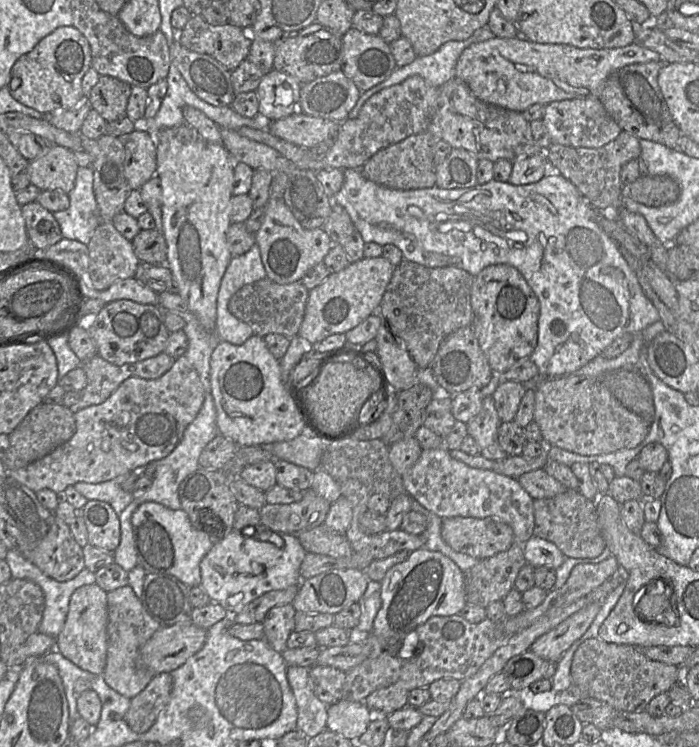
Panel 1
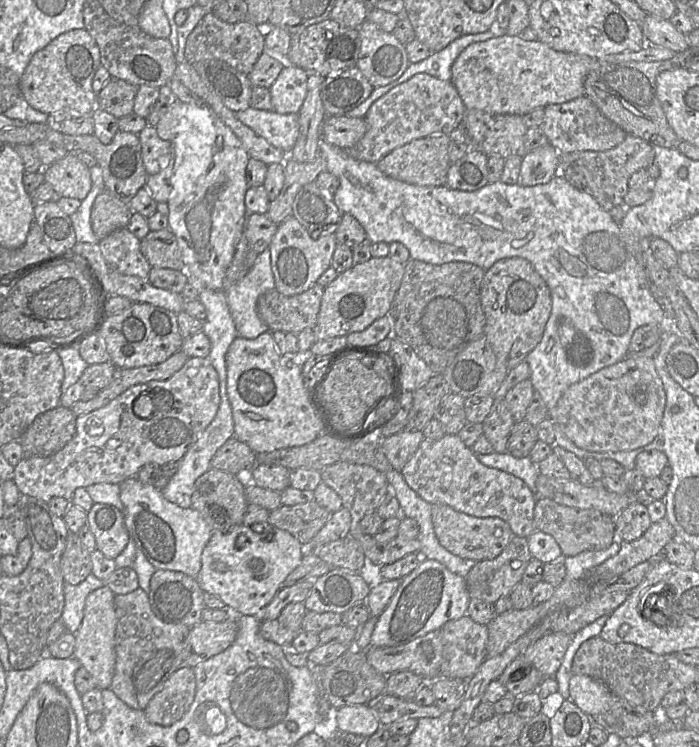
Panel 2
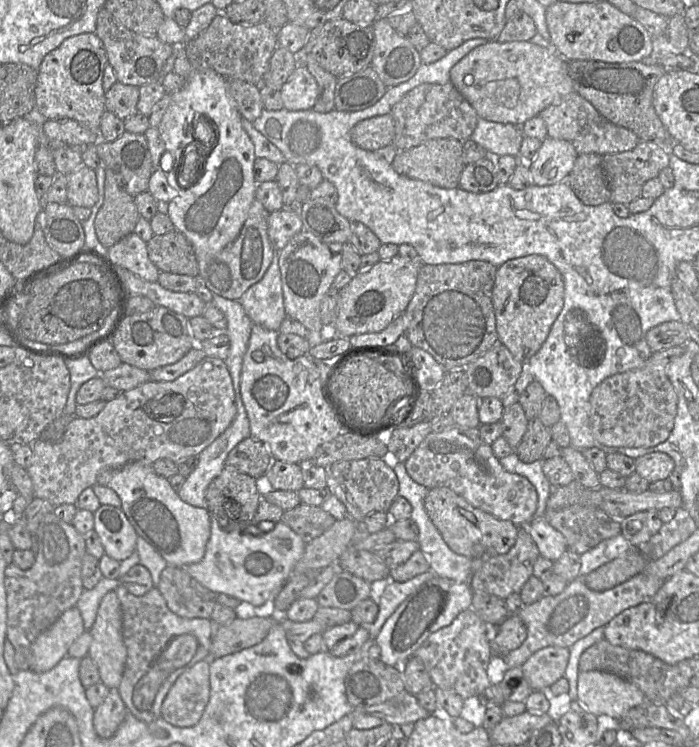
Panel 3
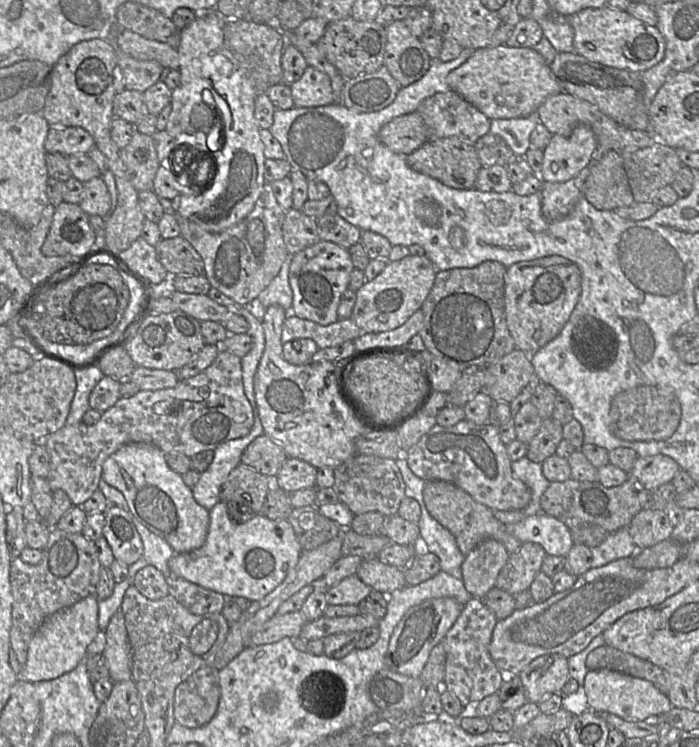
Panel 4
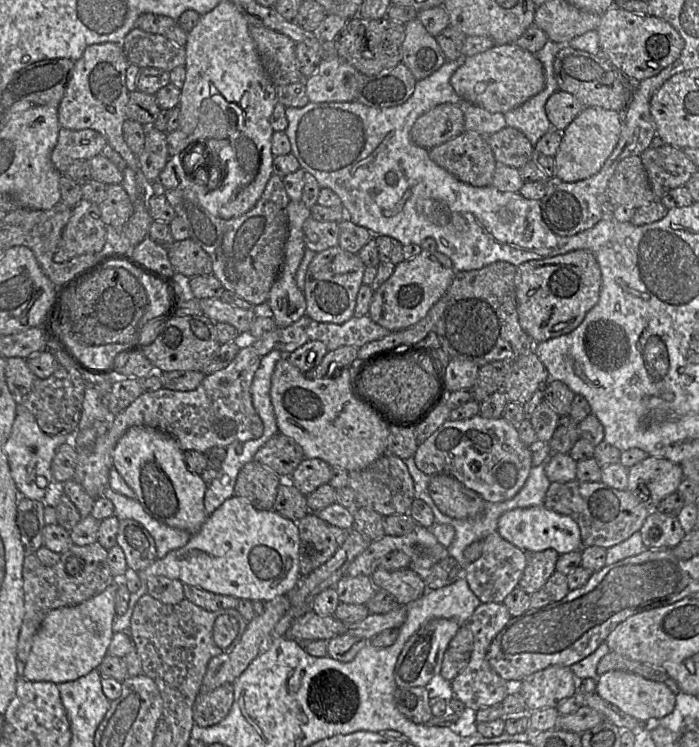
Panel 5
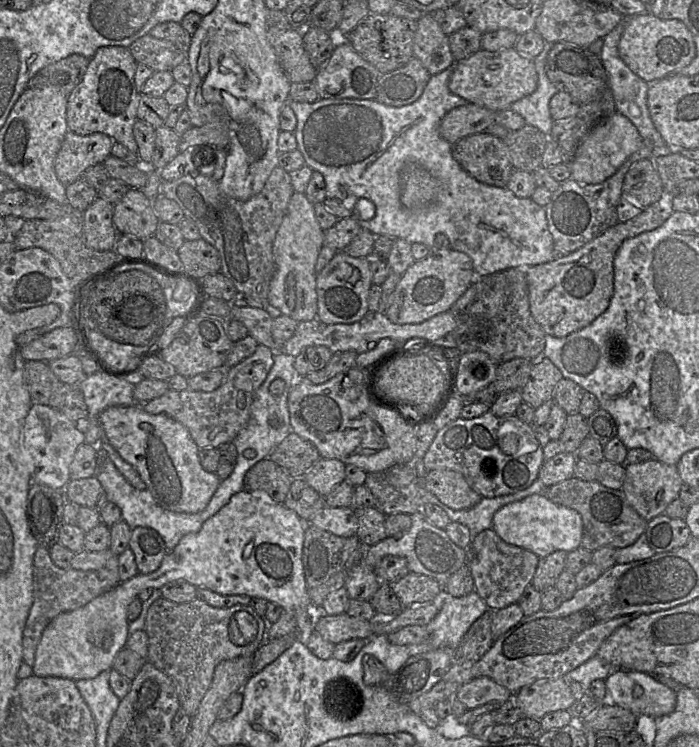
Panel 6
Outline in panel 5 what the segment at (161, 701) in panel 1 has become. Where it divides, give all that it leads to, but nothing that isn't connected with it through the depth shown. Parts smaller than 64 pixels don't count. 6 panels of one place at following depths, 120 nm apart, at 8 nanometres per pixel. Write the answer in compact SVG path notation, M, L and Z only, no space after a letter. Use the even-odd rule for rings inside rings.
M223 684L210 692L198 692L193 704L194 723L201 727L219 723L228 714L233 700L232 684Z

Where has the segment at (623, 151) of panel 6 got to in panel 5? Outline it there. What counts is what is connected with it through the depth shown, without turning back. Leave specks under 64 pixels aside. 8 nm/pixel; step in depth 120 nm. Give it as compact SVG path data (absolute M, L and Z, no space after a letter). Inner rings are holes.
M584 107L561 132L561 142L556 154L555 177L564 182L576 182L596 174L615 148L622 125L621 112L601 107Z

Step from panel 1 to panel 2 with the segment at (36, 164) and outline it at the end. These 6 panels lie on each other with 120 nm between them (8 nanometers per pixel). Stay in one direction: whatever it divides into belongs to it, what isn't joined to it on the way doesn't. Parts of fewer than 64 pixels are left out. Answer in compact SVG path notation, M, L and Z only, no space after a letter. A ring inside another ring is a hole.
M68 152L65 157L44 167L40 172L43 172L45 182L52 185L57 197L82 201L92 186L90 169L75 153Z

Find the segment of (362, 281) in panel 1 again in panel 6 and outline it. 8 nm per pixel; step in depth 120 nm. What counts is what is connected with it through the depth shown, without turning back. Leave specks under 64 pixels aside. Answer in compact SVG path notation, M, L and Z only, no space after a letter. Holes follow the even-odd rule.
M432 249L422 260L415 261L401 276L394 291L387 296L383 313L395 324L416 324L450 310L452 305L476 281L472 259L465 253Z

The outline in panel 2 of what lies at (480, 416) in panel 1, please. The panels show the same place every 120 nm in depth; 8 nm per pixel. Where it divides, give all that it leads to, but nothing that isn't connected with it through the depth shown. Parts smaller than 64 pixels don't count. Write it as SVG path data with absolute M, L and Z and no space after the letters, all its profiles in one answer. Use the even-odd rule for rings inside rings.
M494 398L489 415L482 422L483 435L496 453L507 452L507 440L515 423L504 399Z

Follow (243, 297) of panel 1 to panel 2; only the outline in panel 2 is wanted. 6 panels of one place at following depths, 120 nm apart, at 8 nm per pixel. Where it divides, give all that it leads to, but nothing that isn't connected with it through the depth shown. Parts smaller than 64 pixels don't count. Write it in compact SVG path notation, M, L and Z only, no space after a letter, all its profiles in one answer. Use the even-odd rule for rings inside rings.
M314 284L302 293L284 295L275 288L258 298L256 311L269 331L298 334L315 326L324 290L325 287Z

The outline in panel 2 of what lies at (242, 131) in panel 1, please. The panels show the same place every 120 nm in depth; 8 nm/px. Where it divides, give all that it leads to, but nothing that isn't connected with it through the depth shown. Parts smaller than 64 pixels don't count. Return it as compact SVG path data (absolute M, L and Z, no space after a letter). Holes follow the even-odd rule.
M417 73L372 103L363 117L367 126L365 134L355 145L343 150L355 160L377 163L395 148L412 140L436 134L449 135L460 126L465 111L466 107L450 80L443 81L425 73Z

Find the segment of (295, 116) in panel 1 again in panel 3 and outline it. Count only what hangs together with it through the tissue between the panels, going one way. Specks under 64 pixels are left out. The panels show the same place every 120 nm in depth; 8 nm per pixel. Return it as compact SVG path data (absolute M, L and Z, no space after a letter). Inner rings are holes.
M388 114L358 122L350 132L352 142L365 150L375 151L391 144L395 133L394 121Z

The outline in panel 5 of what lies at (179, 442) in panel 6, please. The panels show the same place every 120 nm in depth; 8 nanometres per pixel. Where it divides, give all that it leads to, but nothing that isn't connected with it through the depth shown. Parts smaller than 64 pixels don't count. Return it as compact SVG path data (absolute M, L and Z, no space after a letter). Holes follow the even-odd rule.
M132 427L117 442L112 456L112 466L134 491L136 499L151 517L172 528L187 531L192 536L199 532L208 518L204 506L207 484L200 475L188 470L184 460L184 450L175 438L154 428Z

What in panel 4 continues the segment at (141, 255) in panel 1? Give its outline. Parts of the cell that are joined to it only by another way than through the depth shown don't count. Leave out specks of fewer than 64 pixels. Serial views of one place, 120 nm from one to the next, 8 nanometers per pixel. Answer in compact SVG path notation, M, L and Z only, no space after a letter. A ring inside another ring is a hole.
M181 235L161 239L155 249L158 260L169 274L181 276L204 275L204 262L200 254Z

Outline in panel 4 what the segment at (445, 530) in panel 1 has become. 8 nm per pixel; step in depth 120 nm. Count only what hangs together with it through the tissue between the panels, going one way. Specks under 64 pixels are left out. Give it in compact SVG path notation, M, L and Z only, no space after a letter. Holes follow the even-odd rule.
M426 481L423 500L429 514L454 536L464 556L488 538L502 543L509 554L516 552L521 545L521 542L508 531L506 524L496 519L490 508L477 502L466 491L450 482Z

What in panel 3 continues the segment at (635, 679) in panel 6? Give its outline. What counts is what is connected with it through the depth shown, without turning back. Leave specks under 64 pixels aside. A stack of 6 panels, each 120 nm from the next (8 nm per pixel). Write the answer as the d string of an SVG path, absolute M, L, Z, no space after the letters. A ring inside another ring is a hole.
M593 670L579 672L577 701L586 711L595 716L608 716L619 721L629 709L647 700L634 684L614 674Z

